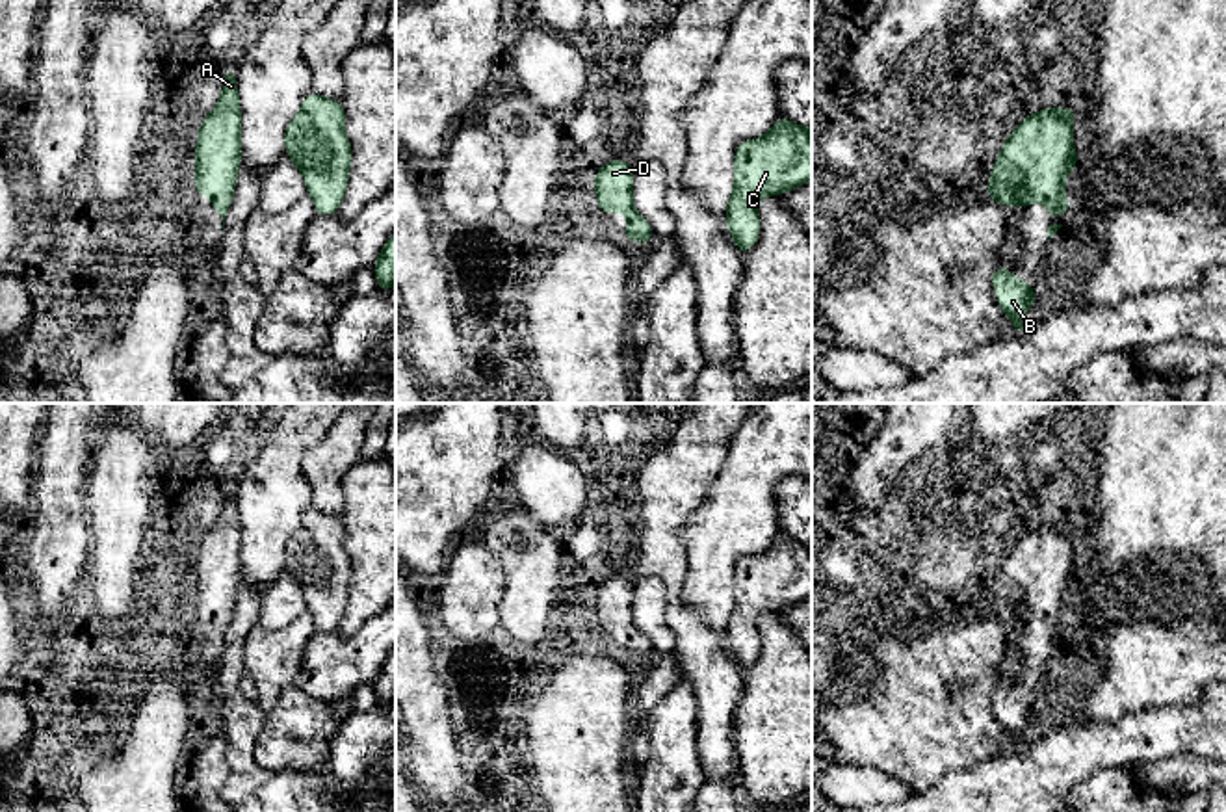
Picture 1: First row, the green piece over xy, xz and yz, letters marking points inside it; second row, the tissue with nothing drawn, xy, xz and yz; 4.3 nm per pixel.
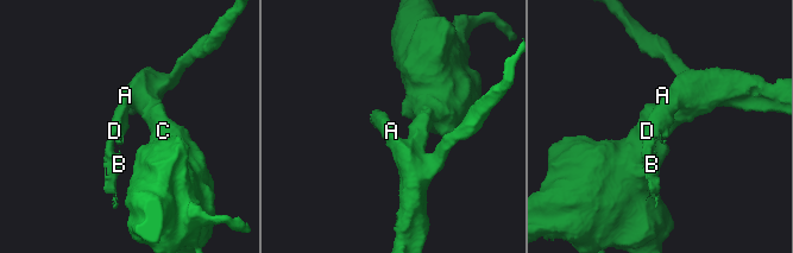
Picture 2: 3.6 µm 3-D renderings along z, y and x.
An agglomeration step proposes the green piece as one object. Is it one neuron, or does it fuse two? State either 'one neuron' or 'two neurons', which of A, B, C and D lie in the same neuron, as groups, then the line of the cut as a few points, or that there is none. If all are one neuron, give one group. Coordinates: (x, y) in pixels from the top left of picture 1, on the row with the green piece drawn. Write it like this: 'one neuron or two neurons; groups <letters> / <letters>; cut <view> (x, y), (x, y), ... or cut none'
one neuron; groups A B C D; cut none

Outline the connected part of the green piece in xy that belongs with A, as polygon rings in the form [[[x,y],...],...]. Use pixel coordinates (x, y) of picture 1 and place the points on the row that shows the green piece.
[[[227,72],[217,106],[206,115],[195,147],[195,195],[208,193],[212,210],[227,219],[241,164],[241,111],[236,78]]]

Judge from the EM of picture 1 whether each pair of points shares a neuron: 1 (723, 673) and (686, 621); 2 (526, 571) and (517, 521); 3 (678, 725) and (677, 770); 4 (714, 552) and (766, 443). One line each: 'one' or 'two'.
1: one
2: one
3: one
4: one

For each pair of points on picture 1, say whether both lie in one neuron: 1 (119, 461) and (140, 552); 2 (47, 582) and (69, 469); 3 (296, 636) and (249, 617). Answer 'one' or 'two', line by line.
1: one
2: one
3: two

